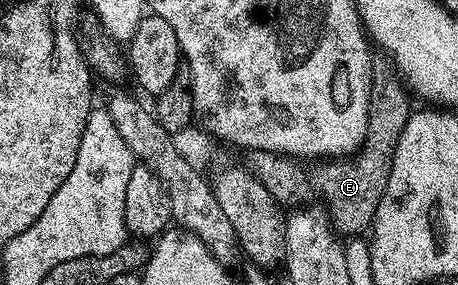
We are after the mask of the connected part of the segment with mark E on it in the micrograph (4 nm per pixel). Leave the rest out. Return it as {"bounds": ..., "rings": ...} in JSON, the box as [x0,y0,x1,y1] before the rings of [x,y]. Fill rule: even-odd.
{"bounds":[248,61,412,236],"rings":[[[375,61],[372,66],[368,132],[357,152],[349,156],[330,156],[325,160],[307,160],[267,150],[251,150],[248,154],[250,173],[272,188],[278,203],[287,204],[286,202],[292,201],[293,198],[300,197],[302,190],[306,194],[319,194],[326,201],[325,209],[337,233],[342,236],[356,236],[373,227],[376,208],[384,196],[384,188],[388,188],[394,149],[412,113],[412,94],[407,83],[398,66],[386,62]]]}

